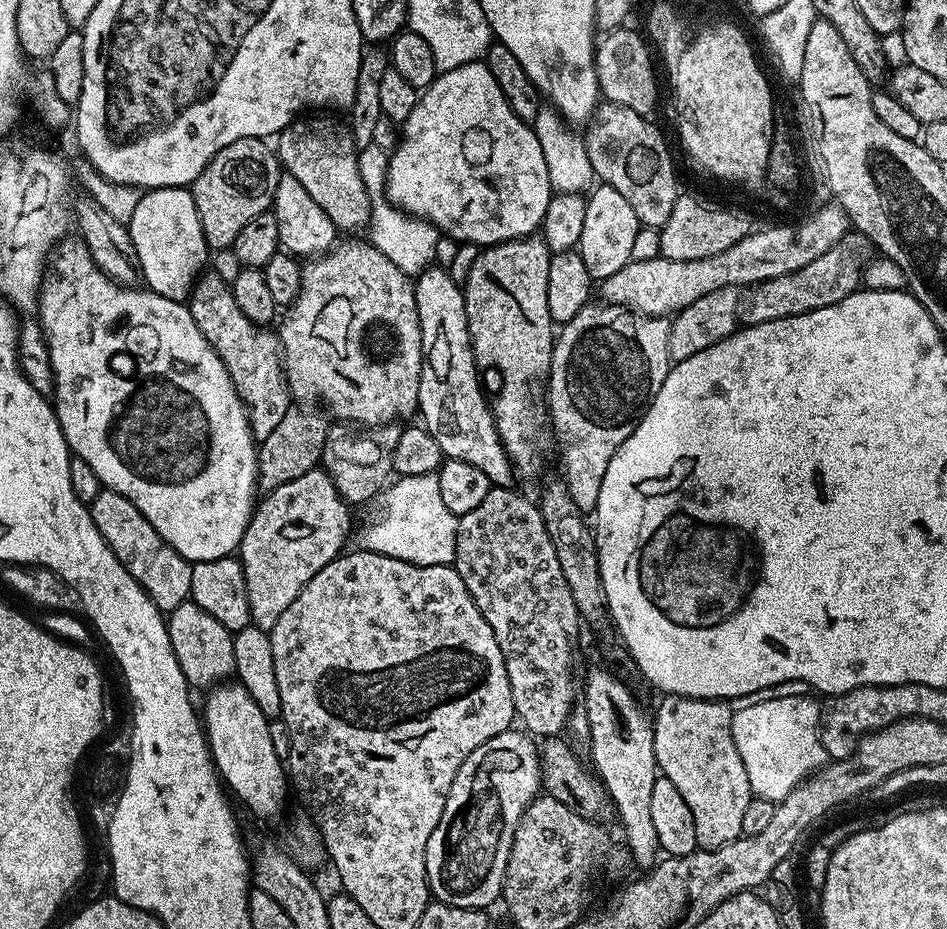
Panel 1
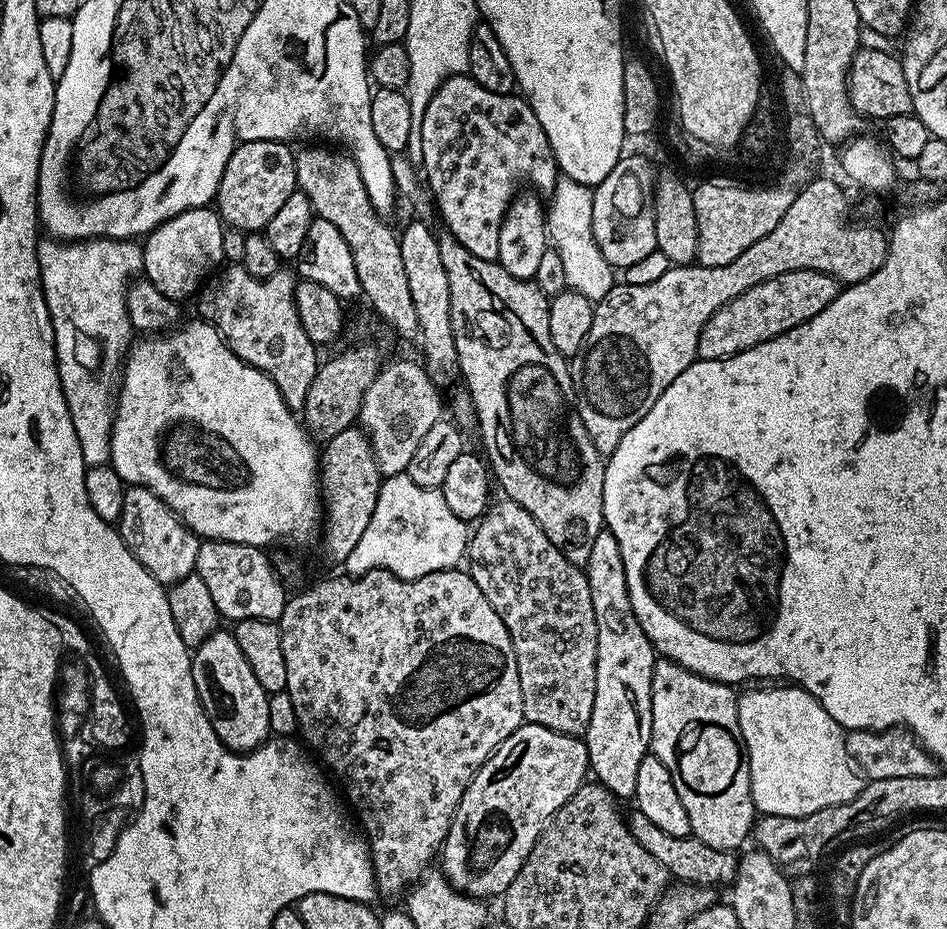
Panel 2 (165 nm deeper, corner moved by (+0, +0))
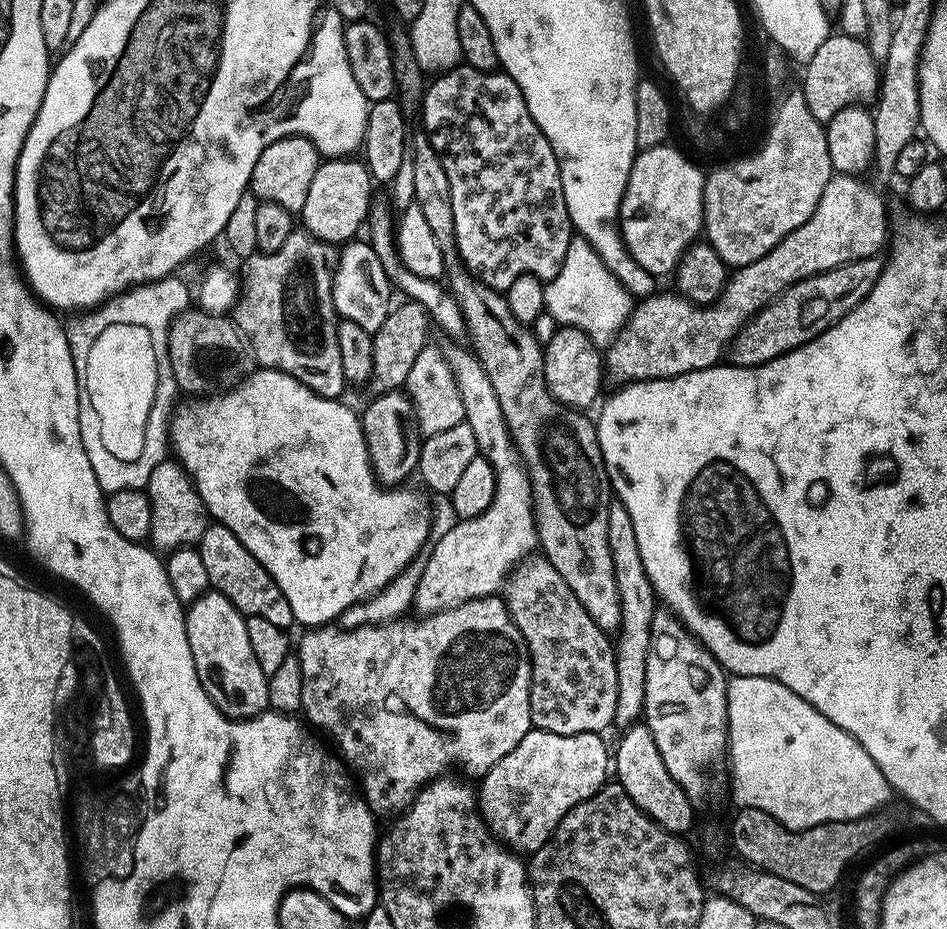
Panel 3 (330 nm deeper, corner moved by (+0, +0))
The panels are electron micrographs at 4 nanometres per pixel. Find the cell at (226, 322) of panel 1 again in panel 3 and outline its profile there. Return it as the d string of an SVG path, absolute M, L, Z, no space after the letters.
M293 230L284 245L273 252L257 250L242 260L244 276L239 281L240 294L230 313L240 333L252 349L260 368L273 368L298 378L314 394L327 400L343 397L346 381L342 370L342 350L338 348L338 317L332 297L332 274L338 252L331 244L314 238L309 232Z

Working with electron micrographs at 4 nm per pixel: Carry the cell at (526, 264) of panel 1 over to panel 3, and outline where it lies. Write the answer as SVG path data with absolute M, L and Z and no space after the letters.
M422 130L417 132L413 133L410 140L410 172L412 168L410 187L414 202L420 207L426 222L430 225L430 230L438 238L438 248L444 255L447 287L461 308L467 335L470 339L472 338L471 347L494 386L494 394L498 394L498 402L502 402L502 414L506 418L506 426L510 430L512 440L516 443L517 450L520 451L520 457L524 459L524 465L532 483L532 503L536 513L539 549L542 551L543 559L549 560L554 570L558 570L558 574L566 578L566 586L570 586L578 602L586 606L586 614L594 618L594 622L602 631L609 634L615 633L622 622L622 606L618 598L618 582L614 578L610 542L606 538L606 514L609 506L614 503L614 493L608 482L608 471L602 458L596 425L591 419L587 420L584 417L587 415L583 411L569 410L552 397L552 391L548 389L548 383L544 377L544 349L536 340L531 327L525 326L510 310L507 295L486 286L460 261L454 234L454 210L450 202L450 178L446 178L446 170L433 144L429 142L427 133Z

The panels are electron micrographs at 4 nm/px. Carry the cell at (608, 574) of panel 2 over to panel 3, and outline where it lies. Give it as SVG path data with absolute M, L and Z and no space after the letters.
M619 502L612 503L606 514L606 538L610 542L610 554L614 562L614 578L618 582L618 598L622 606L622 622L618 629L619 640L615 641L616 669L618 670L618 706L616 707L615 727L627 730L644 715L644 691L646 690L646 654L650 646L650 622L658 607L658 597L650 578L646 574L646 566L642 564L642 554L638 554L638 537L634 534L634 522L630 518L630 510Z

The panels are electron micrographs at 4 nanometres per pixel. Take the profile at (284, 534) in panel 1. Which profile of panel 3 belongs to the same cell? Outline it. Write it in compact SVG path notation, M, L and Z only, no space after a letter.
M407 391L382 392L371 397L372 401L362 408L364 437L368 439L368 453L372 455L372 470L376 479L385 486L400 486L408 475L420 467L421 441L404 429L404 423L413 419L412 402Z

